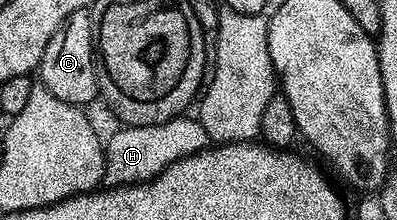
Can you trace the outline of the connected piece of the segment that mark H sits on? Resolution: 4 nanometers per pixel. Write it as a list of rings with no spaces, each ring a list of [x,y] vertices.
[[[194,116],[173,117],[161,124],[132,125],[118,128],[105,141],[104,179],[106,188],[134,185],[157,177],[173,162],[208,148],[209,136]]]

